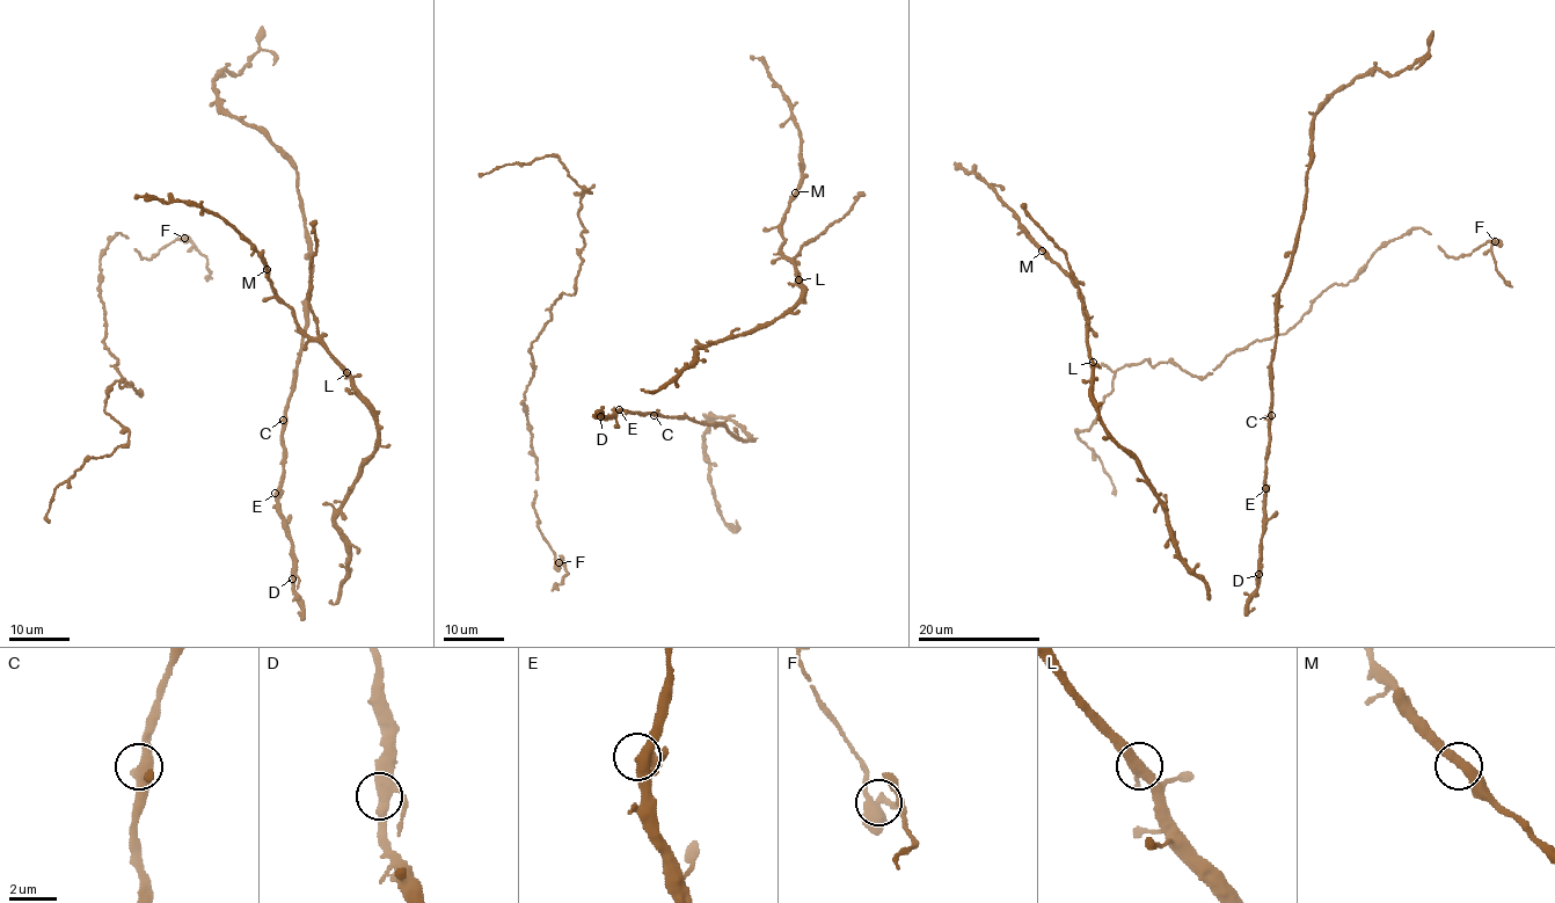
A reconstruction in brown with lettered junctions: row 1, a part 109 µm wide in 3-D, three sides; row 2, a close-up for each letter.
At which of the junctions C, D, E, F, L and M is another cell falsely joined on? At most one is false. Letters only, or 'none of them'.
F

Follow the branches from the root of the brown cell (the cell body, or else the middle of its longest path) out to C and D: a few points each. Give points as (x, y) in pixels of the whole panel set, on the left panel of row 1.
C: (278, 496), (283, 472), (283, 420)
D: (278, 496), (278, 514), (291, 543), (292, 579)

